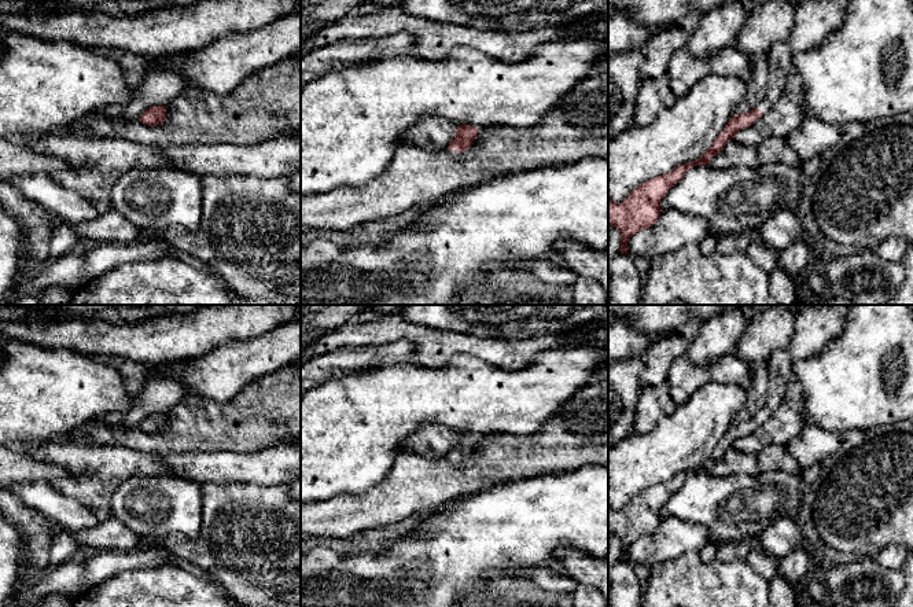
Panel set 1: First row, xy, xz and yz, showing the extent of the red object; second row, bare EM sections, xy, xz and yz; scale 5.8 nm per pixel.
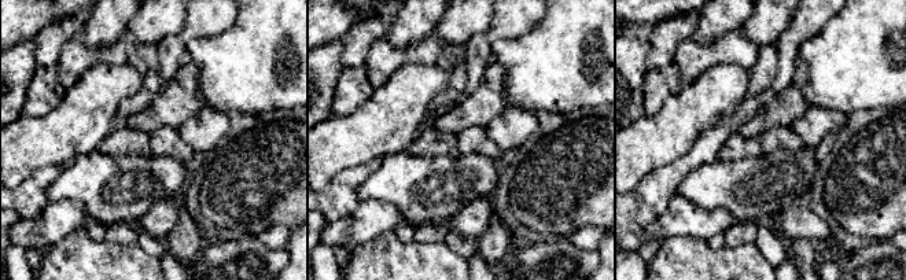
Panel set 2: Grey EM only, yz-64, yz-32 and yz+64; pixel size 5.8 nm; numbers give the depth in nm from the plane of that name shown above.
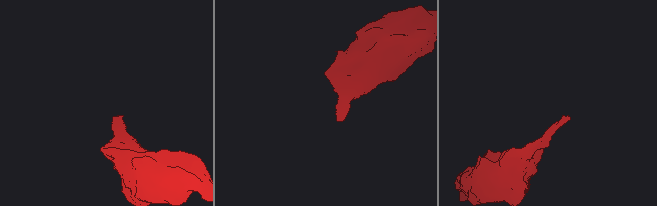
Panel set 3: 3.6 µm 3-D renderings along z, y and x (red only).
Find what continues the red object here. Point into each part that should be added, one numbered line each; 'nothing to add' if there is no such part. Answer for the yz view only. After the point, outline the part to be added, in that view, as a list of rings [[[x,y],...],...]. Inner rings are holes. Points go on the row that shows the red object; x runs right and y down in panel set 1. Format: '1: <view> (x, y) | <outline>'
1: yz (814, 19) | [[[803,0],[795,5],[795,19],[788,38],[773,45],[767,55],[769,82],[766,96],[756,107],[765,114],[784,91],[792,58],[798,51],[816,48],[844,21],[843,0]]]

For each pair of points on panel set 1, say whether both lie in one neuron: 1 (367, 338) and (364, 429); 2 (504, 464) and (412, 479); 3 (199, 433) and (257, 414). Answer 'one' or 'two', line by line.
1: two
2: one
3: one

